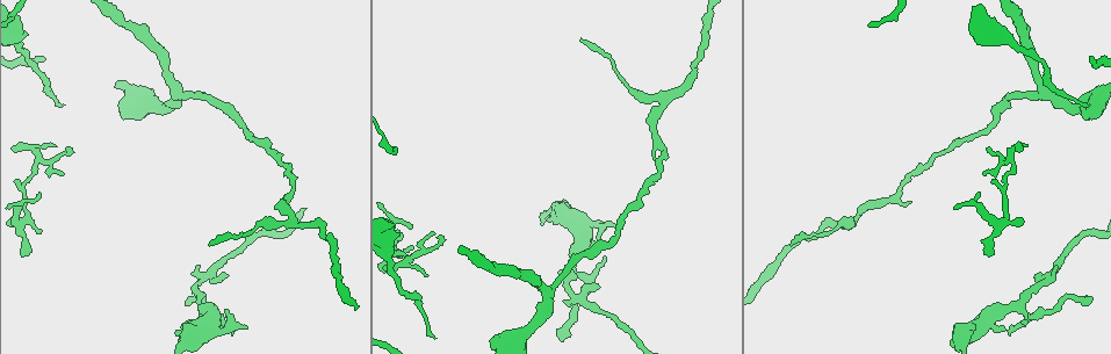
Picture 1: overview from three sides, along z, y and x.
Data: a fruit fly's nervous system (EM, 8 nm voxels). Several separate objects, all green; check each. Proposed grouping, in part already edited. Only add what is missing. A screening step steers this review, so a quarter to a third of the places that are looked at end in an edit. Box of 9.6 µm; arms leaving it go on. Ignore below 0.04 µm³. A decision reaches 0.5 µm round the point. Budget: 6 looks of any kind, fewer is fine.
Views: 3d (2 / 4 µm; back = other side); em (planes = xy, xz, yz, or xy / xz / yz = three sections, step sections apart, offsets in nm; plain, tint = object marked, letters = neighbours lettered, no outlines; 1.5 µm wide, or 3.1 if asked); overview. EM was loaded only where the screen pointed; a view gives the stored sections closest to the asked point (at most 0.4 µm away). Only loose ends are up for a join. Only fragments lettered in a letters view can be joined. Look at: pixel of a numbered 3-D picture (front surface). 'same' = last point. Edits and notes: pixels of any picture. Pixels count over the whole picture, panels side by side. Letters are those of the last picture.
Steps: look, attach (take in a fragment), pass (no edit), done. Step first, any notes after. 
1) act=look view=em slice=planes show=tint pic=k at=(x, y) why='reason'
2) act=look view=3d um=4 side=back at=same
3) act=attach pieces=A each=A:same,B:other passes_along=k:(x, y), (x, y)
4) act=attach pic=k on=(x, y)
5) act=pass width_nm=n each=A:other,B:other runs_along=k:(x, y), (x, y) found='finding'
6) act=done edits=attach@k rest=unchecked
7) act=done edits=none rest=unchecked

act=look view=3d um=2 pic=1 at=(62, 105) why='free end'

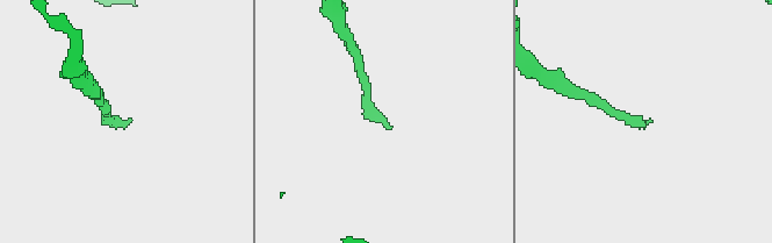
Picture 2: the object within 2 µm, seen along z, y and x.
act=look view=em slice=planes show=letters pic=2 at=(389, 127)

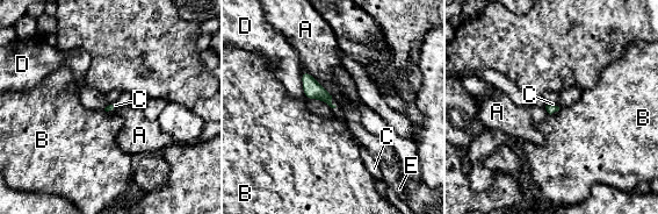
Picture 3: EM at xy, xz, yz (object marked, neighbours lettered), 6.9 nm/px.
act=attach pieces=C each=A:other,B:other,C:same,D:other,E:other passes_along=3:(312, 90), (333, 105), (338, 111) found='the neuron continues'

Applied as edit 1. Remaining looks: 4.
act=look view=overview why='redraw'

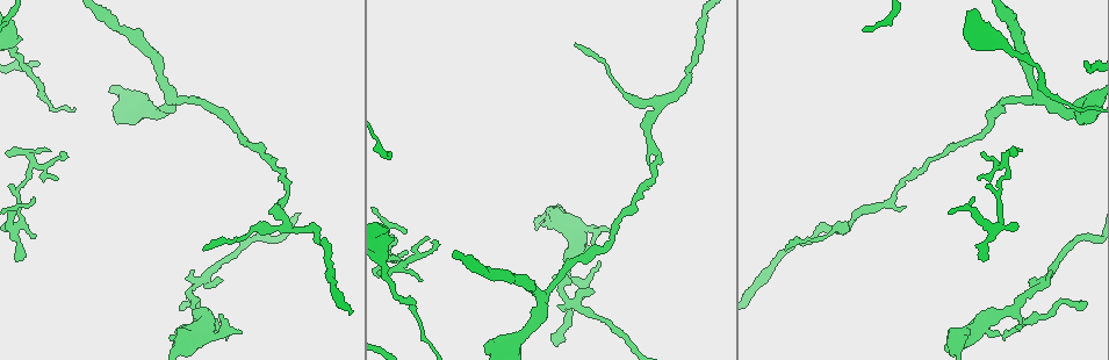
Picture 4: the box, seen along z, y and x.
act=look view=3d um=2 pic=4 at=(17, 259) why='an open end'

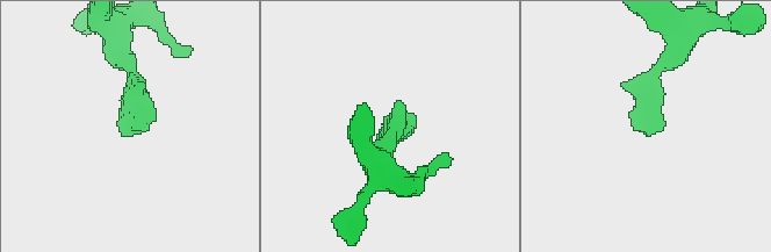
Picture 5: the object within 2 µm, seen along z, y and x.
act=look view=em slice=planes show=tint pic=5 at=(652, 134)

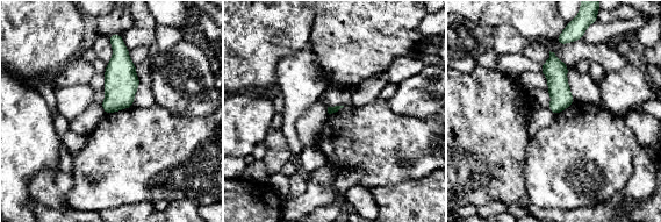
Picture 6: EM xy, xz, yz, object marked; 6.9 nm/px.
act=look view=em slice=planes show=letters at=same

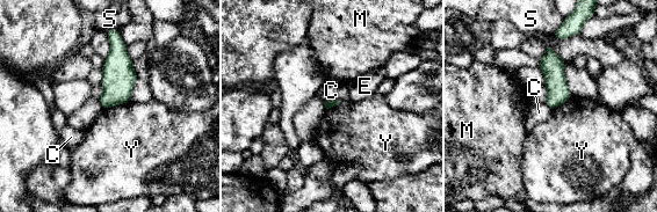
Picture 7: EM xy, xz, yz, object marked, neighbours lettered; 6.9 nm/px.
act=pass each=C:other,E:other,M:other,S:other,Y:other found='no lettered fragment goes on from it'

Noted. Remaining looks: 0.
act=done edits=attach@3 rest=unchecked

